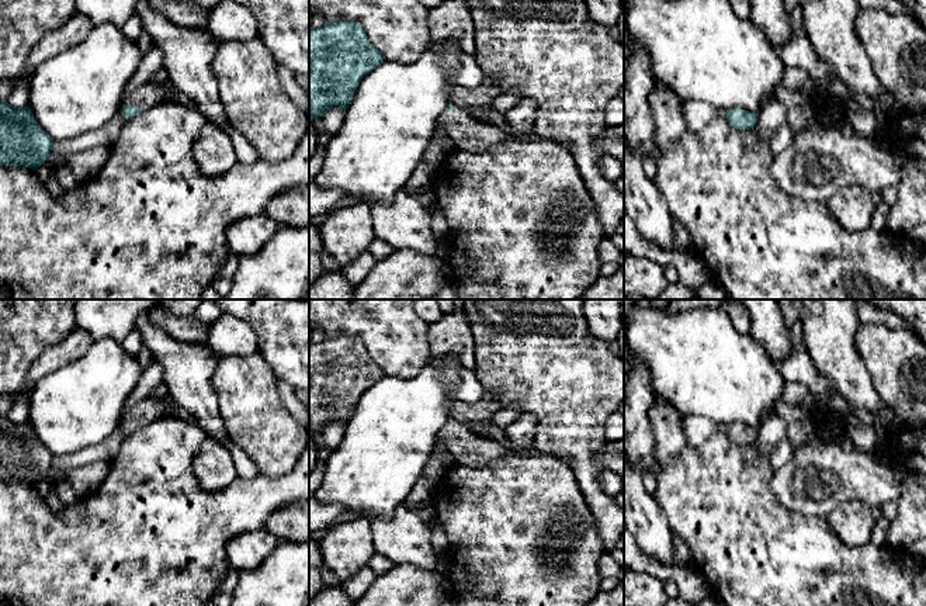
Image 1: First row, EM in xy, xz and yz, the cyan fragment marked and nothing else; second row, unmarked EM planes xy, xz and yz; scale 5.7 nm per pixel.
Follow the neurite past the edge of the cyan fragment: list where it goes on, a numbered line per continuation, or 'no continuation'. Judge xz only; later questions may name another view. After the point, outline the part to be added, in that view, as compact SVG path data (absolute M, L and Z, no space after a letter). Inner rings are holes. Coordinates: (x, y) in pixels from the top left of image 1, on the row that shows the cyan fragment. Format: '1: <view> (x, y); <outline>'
1: xz (468, 134); M452 105L448 114L443 114L438 125L451 138L457 149L482 152L504 139L517 138L493 124L478 121L467 111Z

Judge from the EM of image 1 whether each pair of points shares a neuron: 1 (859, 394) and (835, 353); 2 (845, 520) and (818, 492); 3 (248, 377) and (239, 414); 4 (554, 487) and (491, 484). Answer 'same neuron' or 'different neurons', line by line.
1: same neuron
2: different neurons
3: same neuron
4: same neuron

